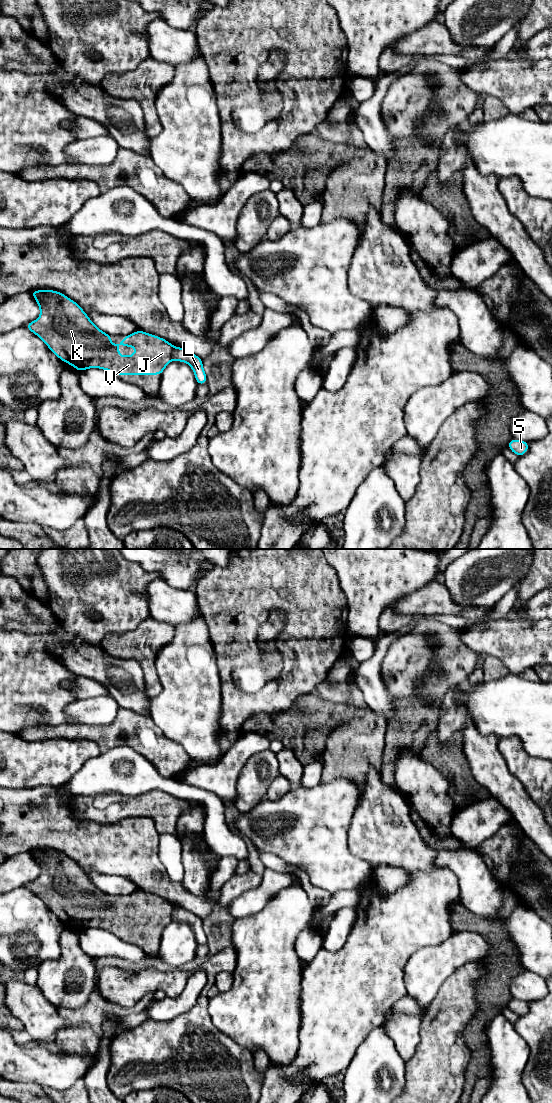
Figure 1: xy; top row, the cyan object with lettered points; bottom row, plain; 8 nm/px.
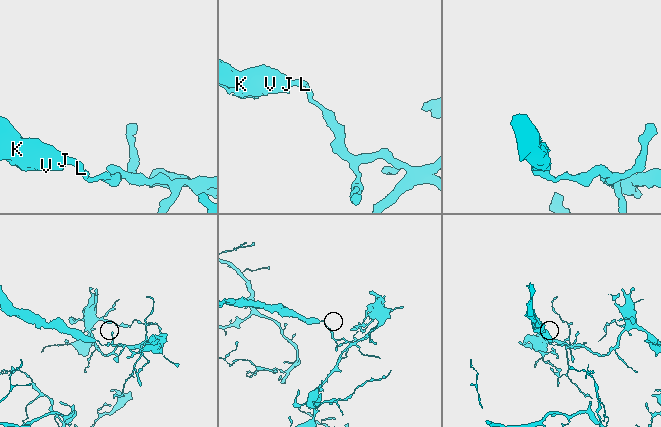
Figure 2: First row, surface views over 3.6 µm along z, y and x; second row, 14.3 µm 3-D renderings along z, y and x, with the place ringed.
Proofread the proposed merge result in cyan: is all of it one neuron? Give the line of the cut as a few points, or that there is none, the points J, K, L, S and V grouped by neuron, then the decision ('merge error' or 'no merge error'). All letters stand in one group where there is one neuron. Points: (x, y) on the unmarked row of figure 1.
xy (174, 907), (171, 919) | J K V / L S | merge error

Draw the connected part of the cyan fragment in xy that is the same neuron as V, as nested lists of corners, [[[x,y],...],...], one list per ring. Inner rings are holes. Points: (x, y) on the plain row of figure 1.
[[[34,850],[30,854],[35,858],[40,876],[27,883],[25,887],[37,895],[46,906],[63,922],[76,928],[78,932],[90,928],[107,930],[116,935],[162,935],[172,921],[174,906],[161,897],[137,890],[125,896],[114,906],[111,895],[100,890],[85,871],[72,859],[55,850]],[[123,904],[134,906],[134,915],[121,916],[118,907]]]

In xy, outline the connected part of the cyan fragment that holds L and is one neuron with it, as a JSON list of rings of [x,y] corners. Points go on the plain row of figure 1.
[[[174,907],[172,920],[187,923],[193,930],[198,945],[207,944],[207,935],[203,928],[202,918],[182,908]]]

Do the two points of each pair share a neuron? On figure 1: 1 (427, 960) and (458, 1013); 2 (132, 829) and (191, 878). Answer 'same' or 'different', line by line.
1: different
2: different

